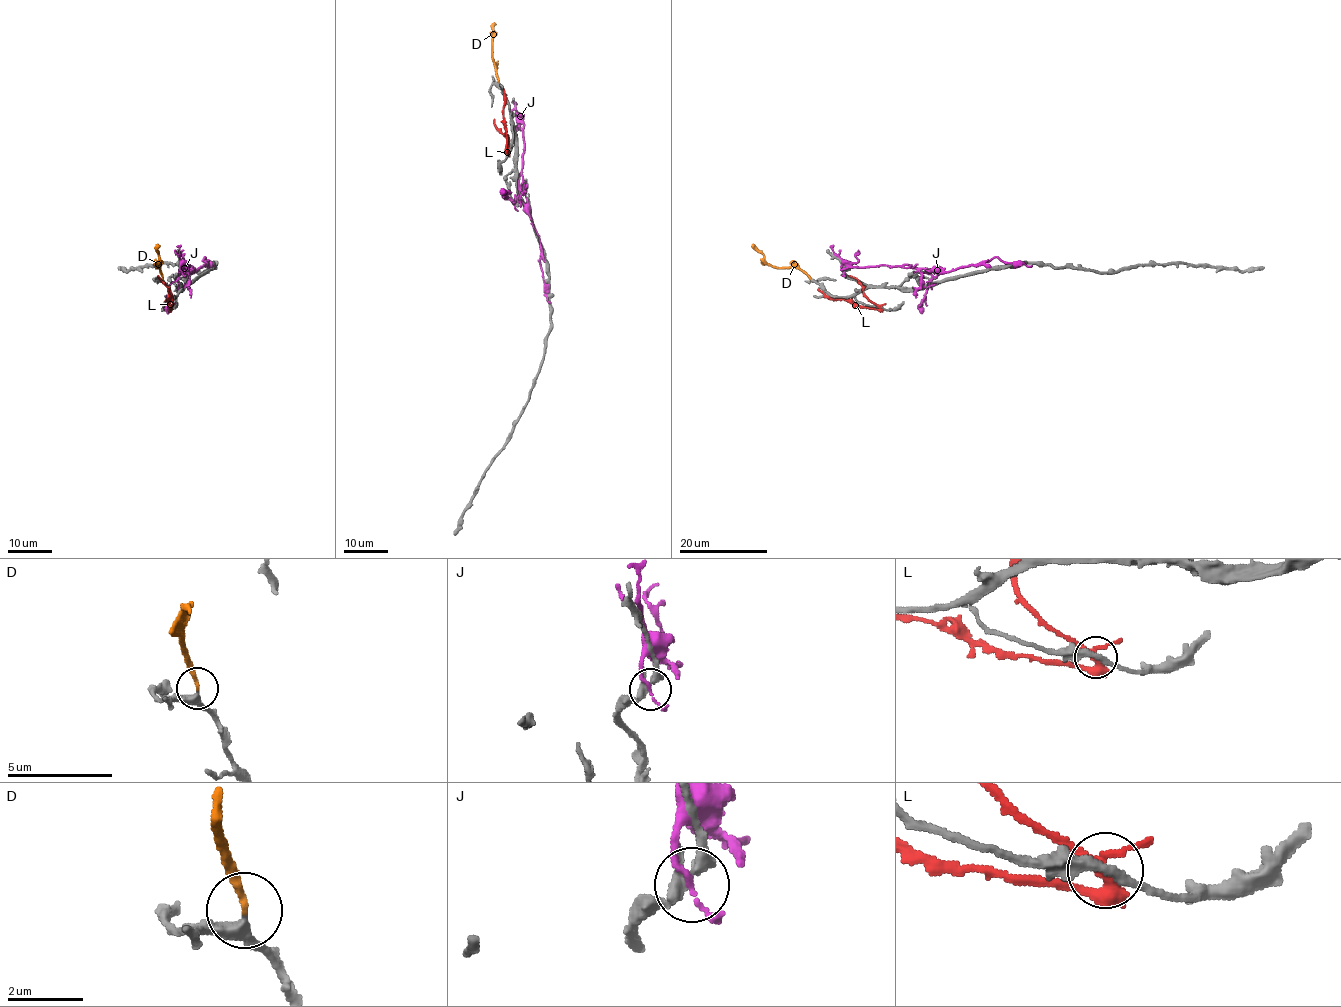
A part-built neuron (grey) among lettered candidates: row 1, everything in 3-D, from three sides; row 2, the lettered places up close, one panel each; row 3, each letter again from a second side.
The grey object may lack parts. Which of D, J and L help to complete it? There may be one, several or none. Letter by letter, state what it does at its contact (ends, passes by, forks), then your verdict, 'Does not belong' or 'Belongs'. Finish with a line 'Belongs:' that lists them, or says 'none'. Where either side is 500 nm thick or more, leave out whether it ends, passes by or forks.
D: It ends there. Belongs
J: It passes by. Does not belong
L: It forks there. Does not belong
Belongs: D

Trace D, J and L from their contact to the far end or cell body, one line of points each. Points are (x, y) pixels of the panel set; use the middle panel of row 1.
D: (499, 81), (491, 41), (495, 35), (493, 23)
J: (518, 114), (523, 124), (524, 144), (519, 197), (539, 236), (544, 292), (551, 303)
L: (508, 151), (504, 88)

